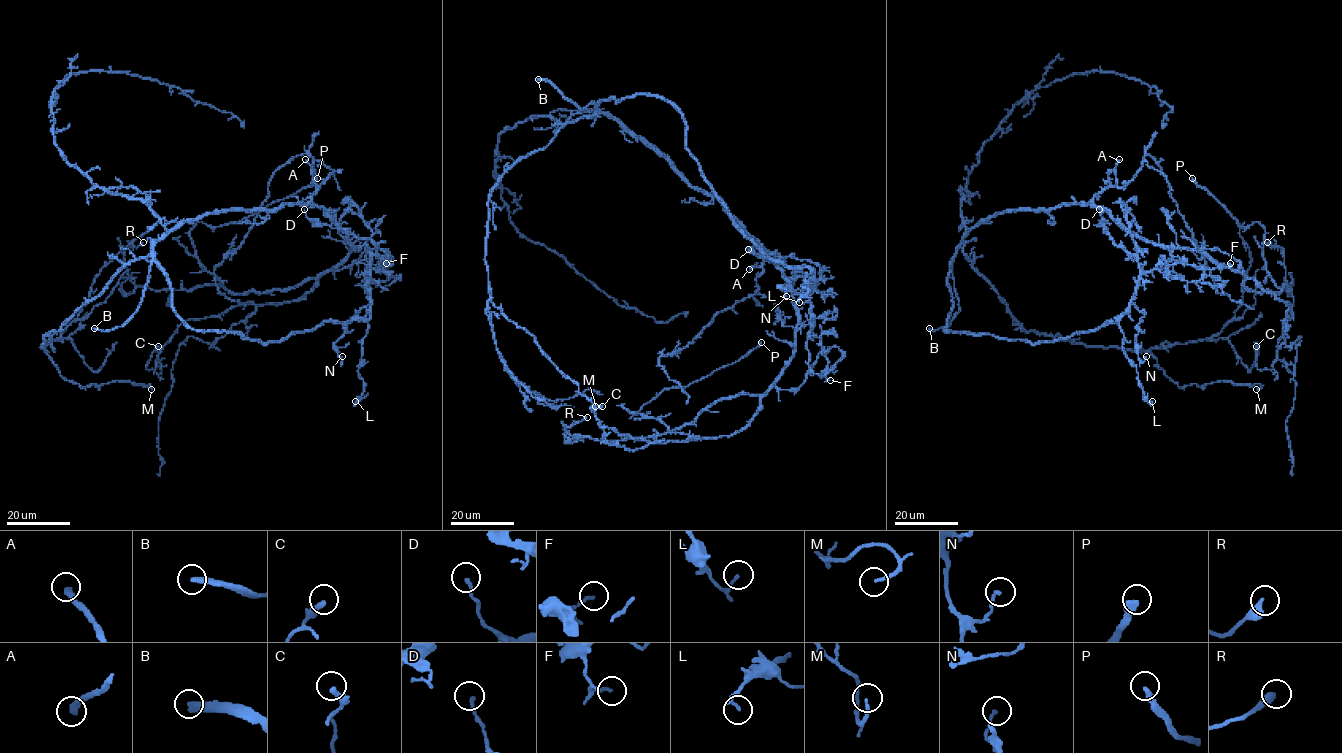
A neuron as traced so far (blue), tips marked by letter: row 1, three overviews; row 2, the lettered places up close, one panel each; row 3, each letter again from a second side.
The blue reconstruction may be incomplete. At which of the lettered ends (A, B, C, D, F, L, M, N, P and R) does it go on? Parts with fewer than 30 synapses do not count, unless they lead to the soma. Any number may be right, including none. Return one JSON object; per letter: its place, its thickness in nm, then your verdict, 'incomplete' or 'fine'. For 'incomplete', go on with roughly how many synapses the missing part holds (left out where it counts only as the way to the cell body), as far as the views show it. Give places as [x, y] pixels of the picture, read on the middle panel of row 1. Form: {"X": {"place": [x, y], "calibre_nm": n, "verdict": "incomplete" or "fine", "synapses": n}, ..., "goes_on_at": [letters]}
{"A": {"place": [749, 269], "calibre_nm": 280, "verdict": "fine"}, "B": {"place": [538, 79], "calibre_nm": 360, "verdict": "incomplete"}, "C": {"place": [602, 406], "calibre_nm": 320, "verdict": "fine"}, "D": {"place": [748, 249], "calibre_nm": 160, "verdict": "fine"}, "F": {"place": [830, 380], "calibre_nm": 160, "verdict": "fine"}, "L": {"place": [799, 302], "calibre_nm": 90, "verdict": "fine"}, "M": {"place": [595, 406], "calibre_nm": 150, "verdict": "fine"}, "N": {"place": [786, 296], "calibre_nm": 150, "verdict": "fine"}, "P": {"place": [761, 342], "calibre_nm": 340, "verdict": "fine"}, "R": {"place": [587, 417], "calibre_nm": 360, "verdict": "fine"}, "goes_on_at": ["B"]}

